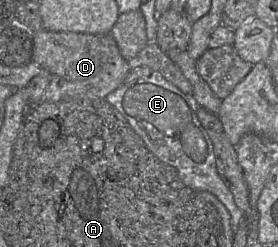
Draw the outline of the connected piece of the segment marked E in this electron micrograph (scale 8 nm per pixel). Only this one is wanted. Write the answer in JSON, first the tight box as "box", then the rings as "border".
{"box":[105,66,245,227],"border":[[[140,66],[131,69],[123,84],[105,100],[123,115],[154,156],[177,169],[185,185],[215,195],[227,208],[233,227],[240,225],[245,215],[217,171],[213,143],[197,117],[199,105],[192,95],[182,92],[159,72]]]}

